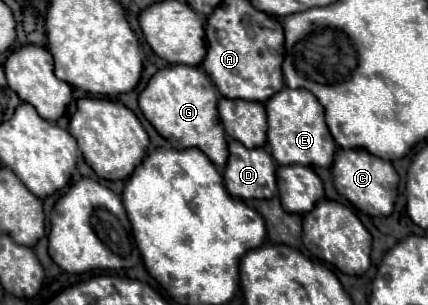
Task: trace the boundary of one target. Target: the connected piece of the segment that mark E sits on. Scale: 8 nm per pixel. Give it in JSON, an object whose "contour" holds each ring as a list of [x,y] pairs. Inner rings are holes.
{"contour":[[[283,88],[277,96],[269,98],[265,104],[267,110],[267,142],[271,154],[279,164],[301,164],[301,166],[323,166],[331,168],[335,158],[335,140],[325,124],[325,110],[319,100],[309,90],[291,90]]]}

